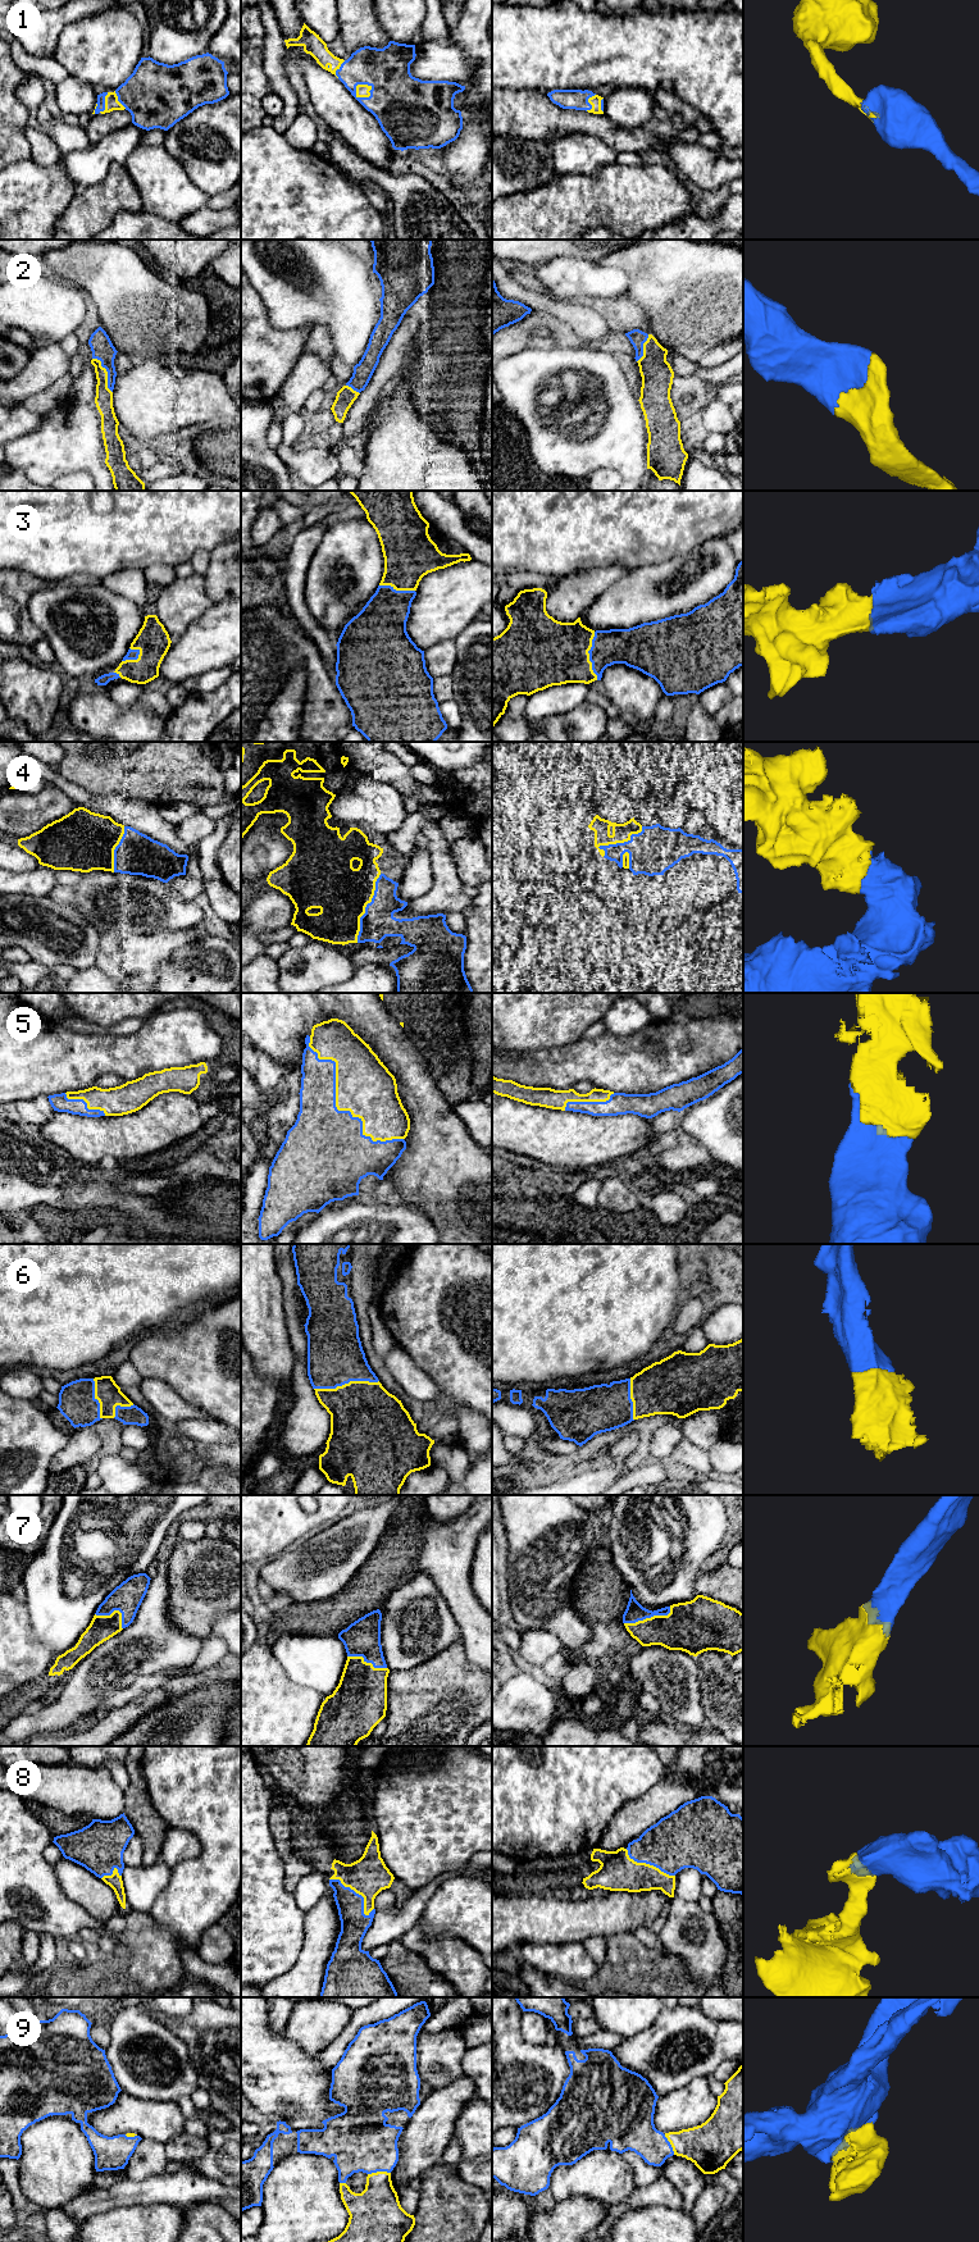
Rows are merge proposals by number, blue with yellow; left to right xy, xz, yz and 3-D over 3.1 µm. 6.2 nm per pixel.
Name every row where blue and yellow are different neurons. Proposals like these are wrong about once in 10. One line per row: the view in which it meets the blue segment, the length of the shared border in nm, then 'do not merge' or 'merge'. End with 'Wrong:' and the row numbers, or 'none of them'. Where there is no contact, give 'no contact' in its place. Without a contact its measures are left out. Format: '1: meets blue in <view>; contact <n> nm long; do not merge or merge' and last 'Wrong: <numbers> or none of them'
1: meets blue in xz; contact 130 nm long; merge
2: meets blue in xy; contact 260 nm long; merge
3: meets blue in yz; contact 300 nm long; merge
4: meets blue in xz; contact 460 nm long; merge
5: meets blue in xz; contact 850 nm long; merge
6: meets blue in xz; contact 420 nm long; merge
7: meets blue in yz; contact 320 nm long; merge
8: meets blue in xz; contact 340 nm long; merge
9: meets blue in xz; contact 140 nm long; merge
Wrong: none of them

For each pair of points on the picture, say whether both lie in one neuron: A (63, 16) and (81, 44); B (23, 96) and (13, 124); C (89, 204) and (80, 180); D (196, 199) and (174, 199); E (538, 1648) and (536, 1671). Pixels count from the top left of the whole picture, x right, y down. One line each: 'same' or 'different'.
A: different
B: different
C: different
D: same
E: different

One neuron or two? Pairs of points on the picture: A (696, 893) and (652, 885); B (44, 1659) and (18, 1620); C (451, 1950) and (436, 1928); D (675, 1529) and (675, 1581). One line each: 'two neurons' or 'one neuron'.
A: one neuron
B: one neuron
C: two neurons
D: one neuron

